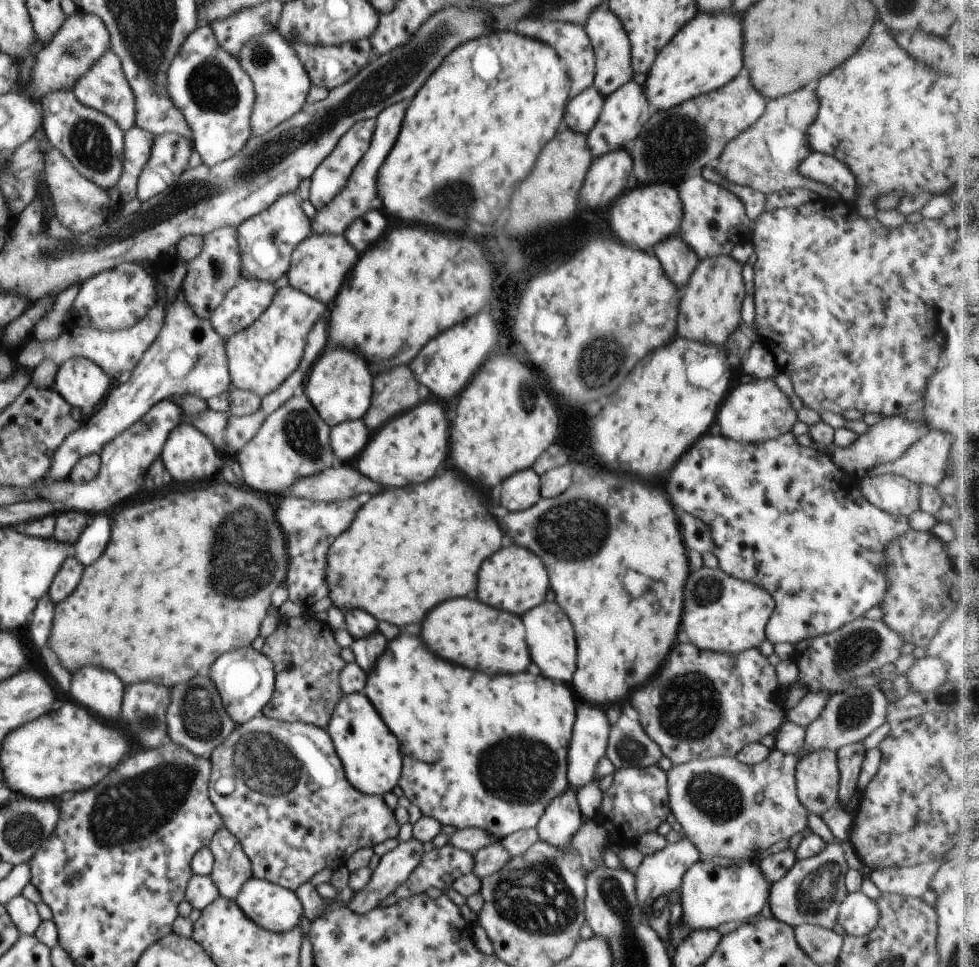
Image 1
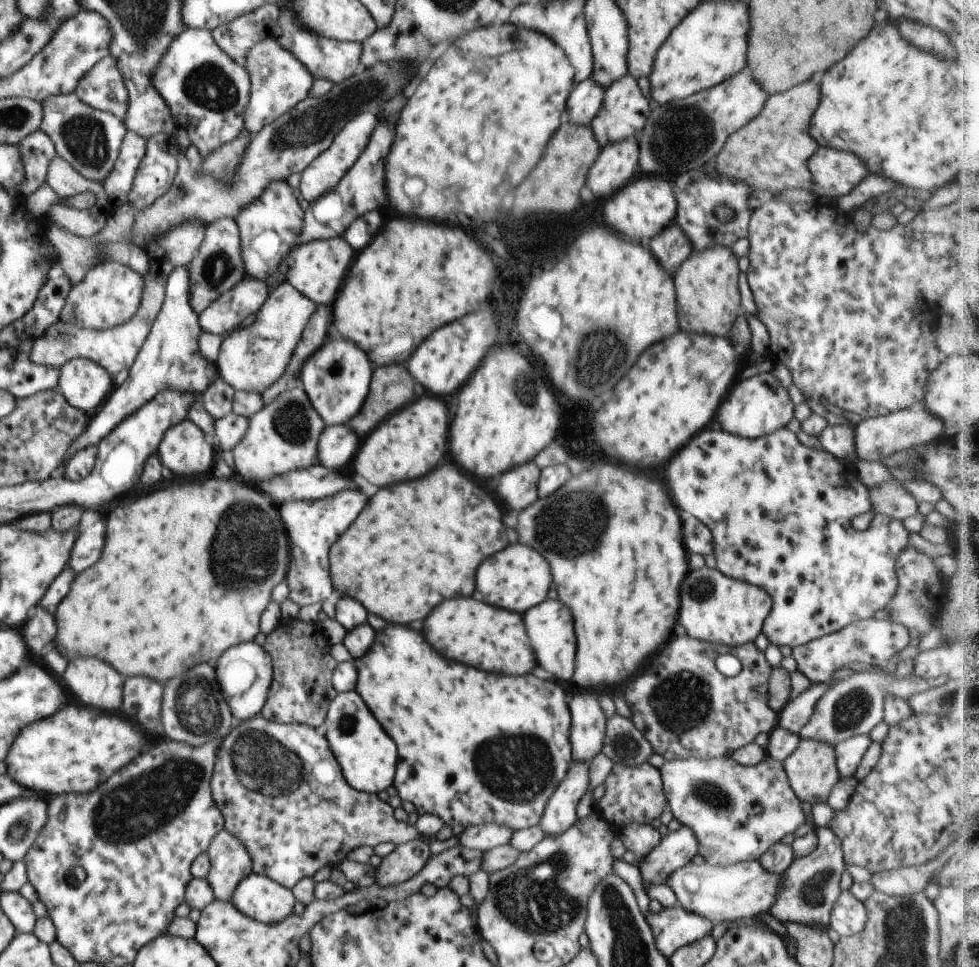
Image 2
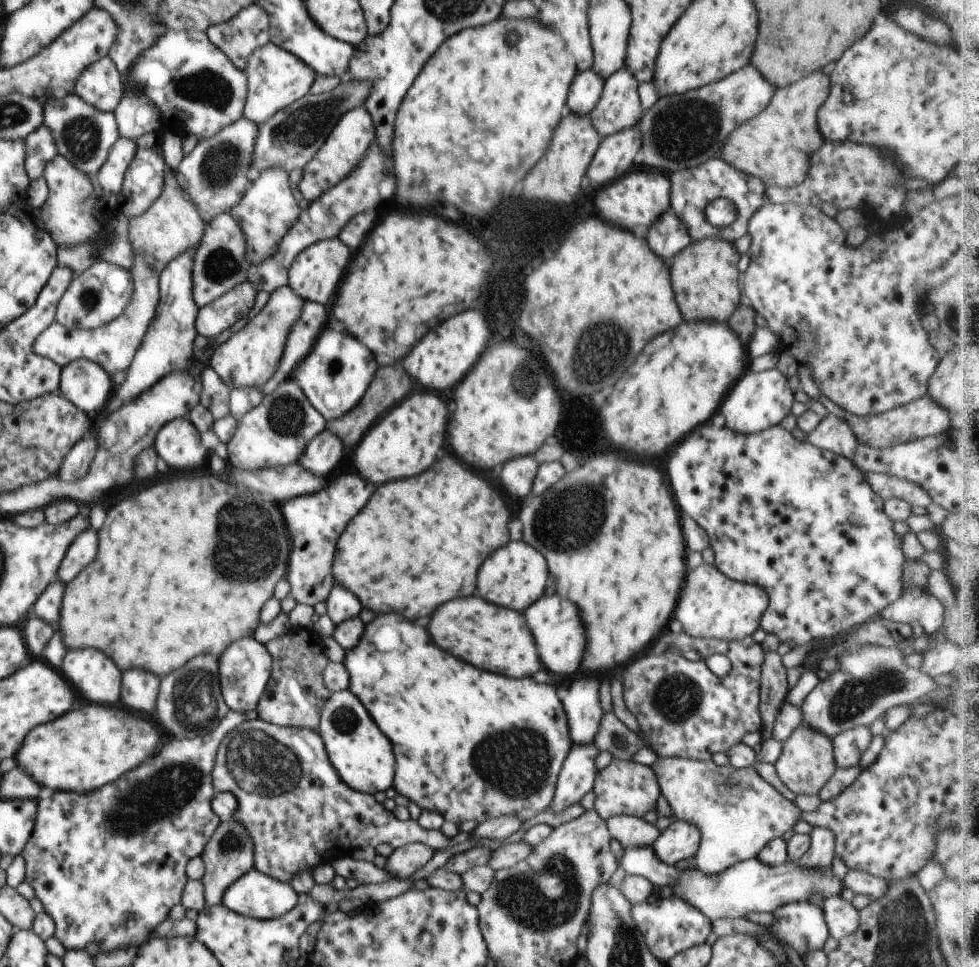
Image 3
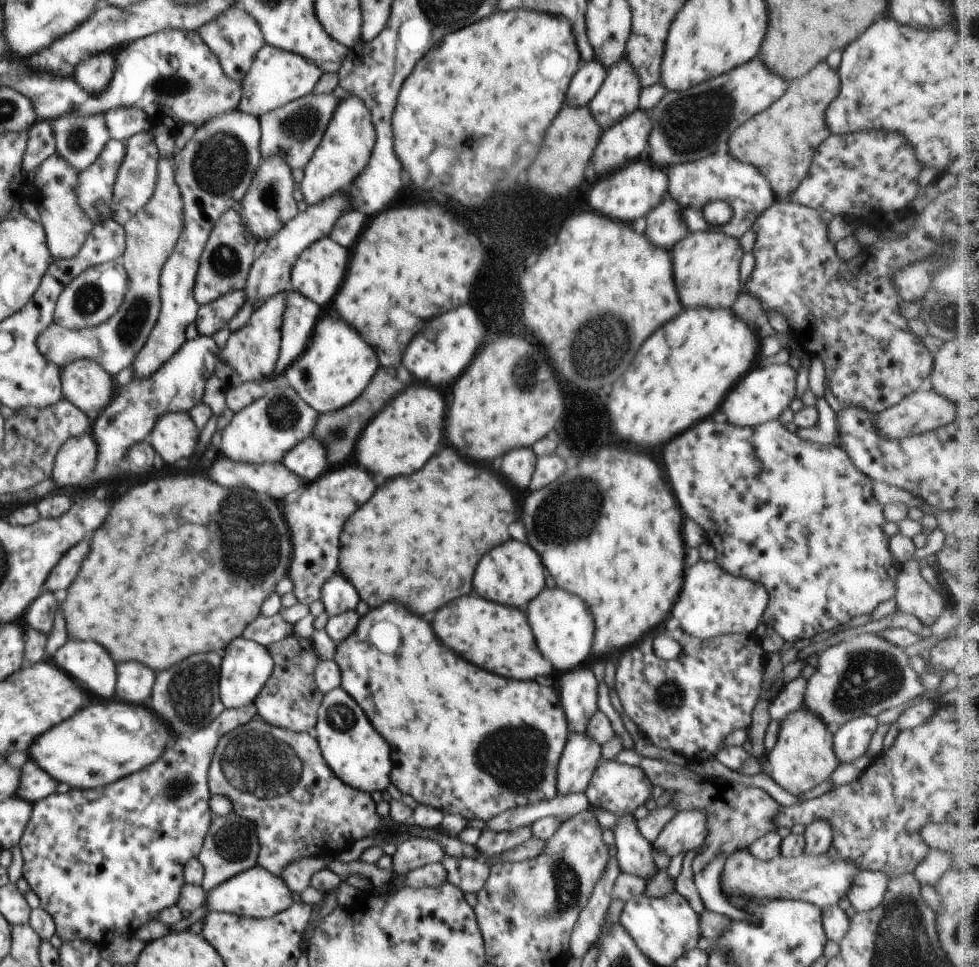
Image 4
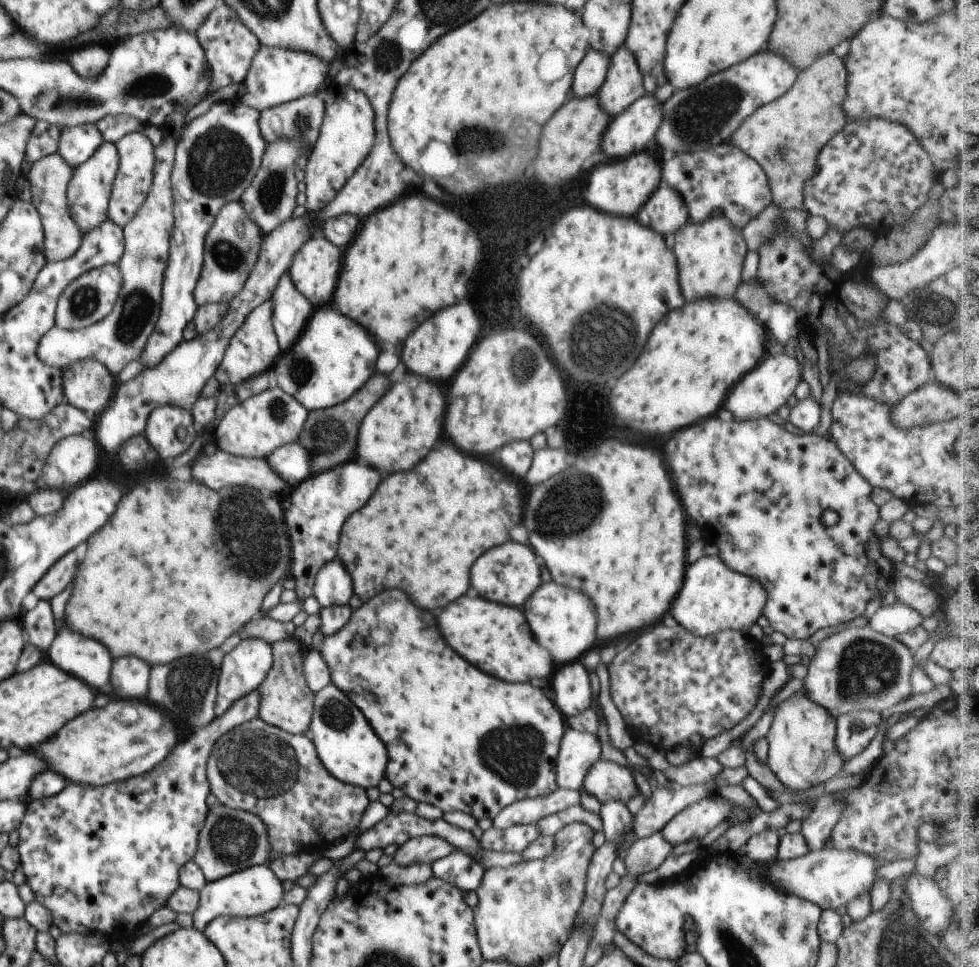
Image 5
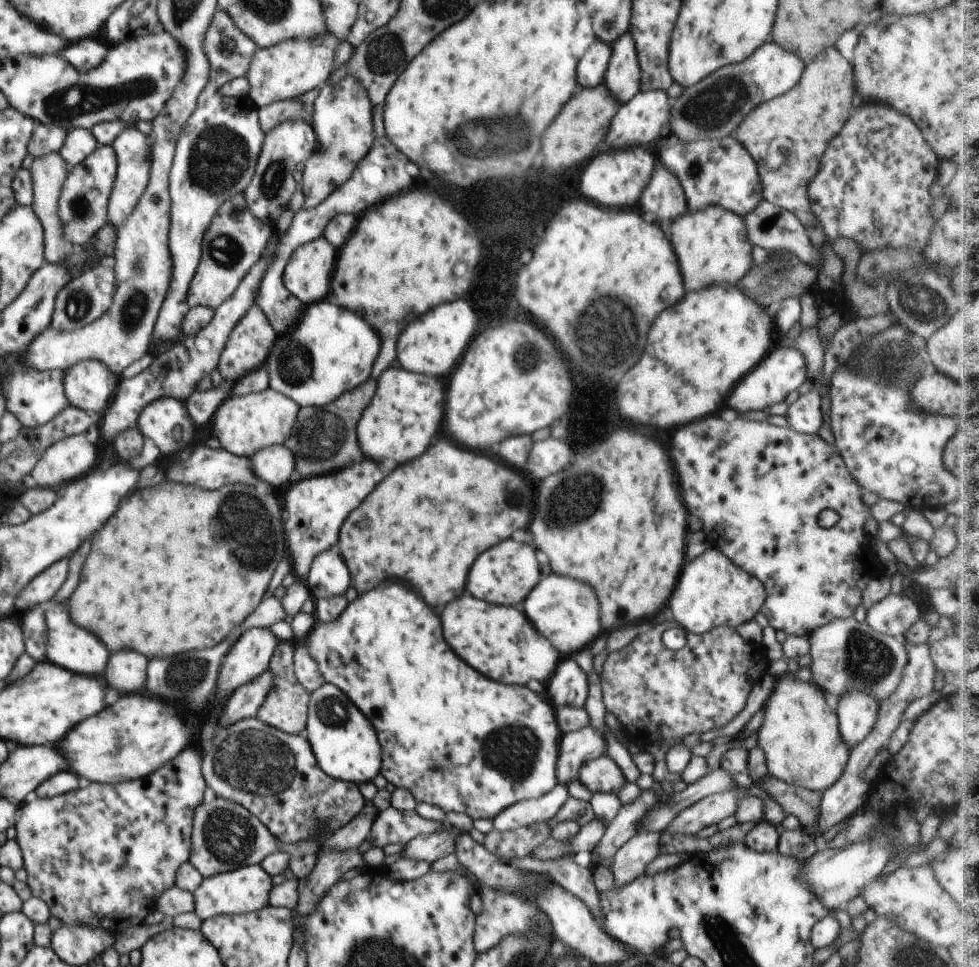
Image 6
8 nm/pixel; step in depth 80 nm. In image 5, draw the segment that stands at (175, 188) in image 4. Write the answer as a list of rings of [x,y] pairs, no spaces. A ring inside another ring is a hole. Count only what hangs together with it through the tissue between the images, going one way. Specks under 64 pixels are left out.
[[[177,108],[160,127],[163,141],[154,149],[154,178],[150,192],[132,220],[123,226],[125,249],[118,262],[123,285],[114,308],[106,318],[80,330],[66,330],[54,325],[39,341],[37,355],[43,363],[64,370],[79,360],[94,359],[116,376],[129,362],[140,358],[161,311],[163,276],[175,223],[172,167],[175,148],[180,138],[178,133],[184,125],[186,112],[188,111]]]

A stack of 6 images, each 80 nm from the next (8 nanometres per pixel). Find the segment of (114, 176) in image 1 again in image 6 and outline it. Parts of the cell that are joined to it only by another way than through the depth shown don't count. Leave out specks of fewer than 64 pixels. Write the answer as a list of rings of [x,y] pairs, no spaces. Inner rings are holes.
[[[70,129],[59,153],[70,168],[72,168],[77,164],[82,164],[98,148],[98,145],[99,142],[96,140],[91,129]]]

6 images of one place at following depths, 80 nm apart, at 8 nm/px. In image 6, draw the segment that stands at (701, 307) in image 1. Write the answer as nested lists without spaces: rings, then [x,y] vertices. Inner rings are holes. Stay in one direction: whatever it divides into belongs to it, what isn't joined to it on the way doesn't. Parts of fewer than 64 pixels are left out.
[[[712,205],[695,213],[690,212],[690,214],[686,212],[682,218],[678,218],[672,224],[672,238],[670,240],[672,240],[674,252],[678,256],[678,264],[680,264],[680,270],[682,270],[686,292],[698,292],[698,290],[702,290],[706,286],[712,286],[712,284],[736,287],[738,281],[751,270],[751,250],[753,246],[748,240],[745,219],[721,206]]]

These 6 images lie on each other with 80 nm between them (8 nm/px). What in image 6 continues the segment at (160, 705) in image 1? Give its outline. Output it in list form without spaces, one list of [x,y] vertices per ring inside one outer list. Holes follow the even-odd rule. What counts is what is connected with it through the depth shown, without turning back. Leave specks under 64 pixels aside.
[[[122,650],[110,655],[103,678],[106,684],[119,690],[120,694],[140,693],[146,684],[146,664],[148,660],[130,650]]]

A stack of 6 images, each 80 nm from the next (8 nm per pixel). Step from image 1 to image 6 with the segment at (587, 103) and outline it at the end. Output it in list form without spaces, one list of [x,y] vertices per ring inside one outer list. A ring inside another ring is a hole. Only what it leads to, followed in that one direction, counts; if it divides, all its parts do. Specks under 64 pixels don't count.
[[[598,41],[590,45],[582,60],[578,62],[578,84],[592,88],[603,84],[611,57],[611,45]]]

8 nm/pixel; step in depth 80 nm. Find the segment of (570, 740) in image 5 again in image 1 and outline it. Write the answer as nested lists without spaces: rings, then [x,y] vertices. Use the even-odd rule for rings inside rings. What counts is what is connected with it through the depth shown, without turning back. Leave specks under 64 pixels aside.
[[[568,786],[567,790],[550,801],[542,818],[535,826],[539,840],[563,849],[575,832],[583,825],[576,794],[578,789]]]

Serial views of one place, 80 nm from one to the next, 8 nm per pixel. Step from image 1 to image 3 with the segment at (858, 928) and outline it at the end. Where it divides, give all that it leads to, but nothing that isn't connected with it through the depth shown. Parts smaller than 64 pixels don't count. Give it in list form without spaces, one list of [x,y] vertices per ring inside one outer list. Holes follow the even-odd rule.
[[[830,898],[823,902],[823,915],[832,938],[842,940],[859,927],[859,911],[842,898]]]

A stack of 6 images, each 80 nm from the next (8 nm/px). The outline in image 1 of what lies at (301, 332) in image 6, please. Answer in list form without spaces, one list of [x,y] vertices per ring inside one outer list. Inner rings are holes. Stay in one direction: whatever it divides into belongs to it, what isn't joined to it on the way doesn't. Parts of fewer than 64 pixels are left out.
[[[334,348],[324,352],[324,356],[311,370],[303,391],[314,405],[317,414],[328,426],[333,427],[346,421],[362,419],[368,412],[372,400],[374,376],[370,372],[370,366],[366,366],[362,358],[358,358],[348,350]]]

